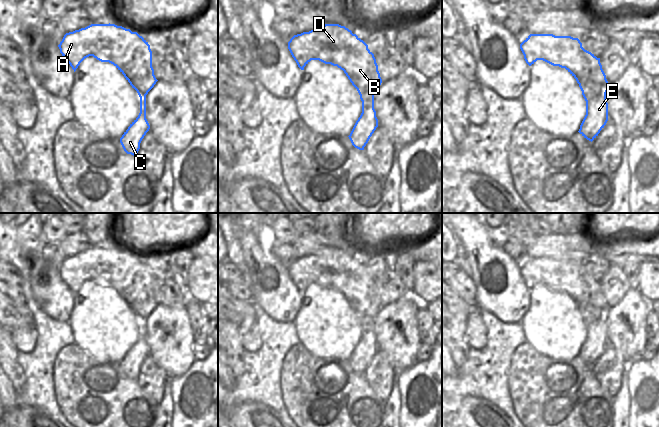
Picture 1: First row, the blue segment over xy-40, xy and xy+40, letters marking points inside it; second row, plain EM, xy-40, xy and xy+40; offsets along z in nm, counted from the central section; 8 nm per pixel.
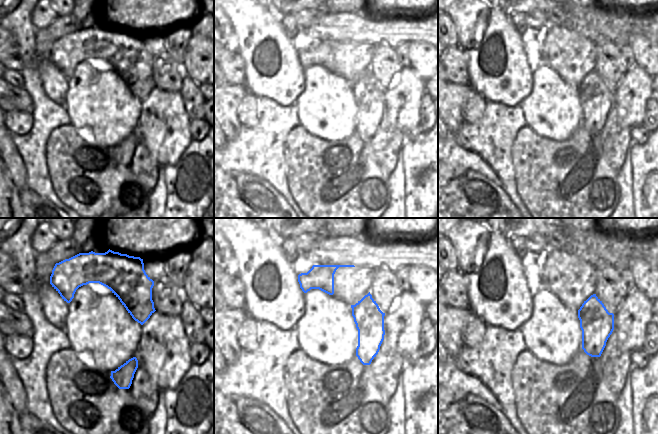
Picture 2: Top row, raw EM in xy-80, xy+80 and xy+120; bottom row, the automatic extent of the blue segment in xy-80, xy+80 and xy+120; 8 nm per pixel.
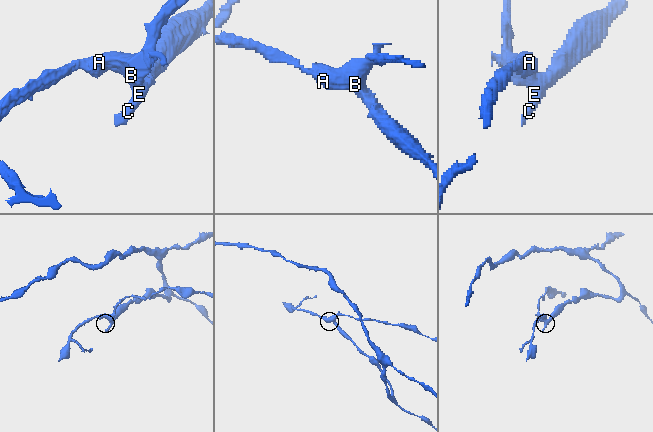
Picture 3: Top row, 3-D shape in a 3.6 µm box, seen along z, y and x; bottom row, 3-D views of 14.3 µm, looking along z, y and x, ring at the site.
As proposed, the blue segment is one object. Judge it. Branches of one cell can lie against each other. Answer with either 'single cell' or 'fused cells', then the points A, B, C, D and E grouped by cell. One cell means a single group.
fused cells; groups A B D / C E

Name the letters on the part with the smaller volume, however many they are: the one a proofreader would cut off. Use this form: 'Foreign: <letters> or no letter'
Foreign: A, B, D

